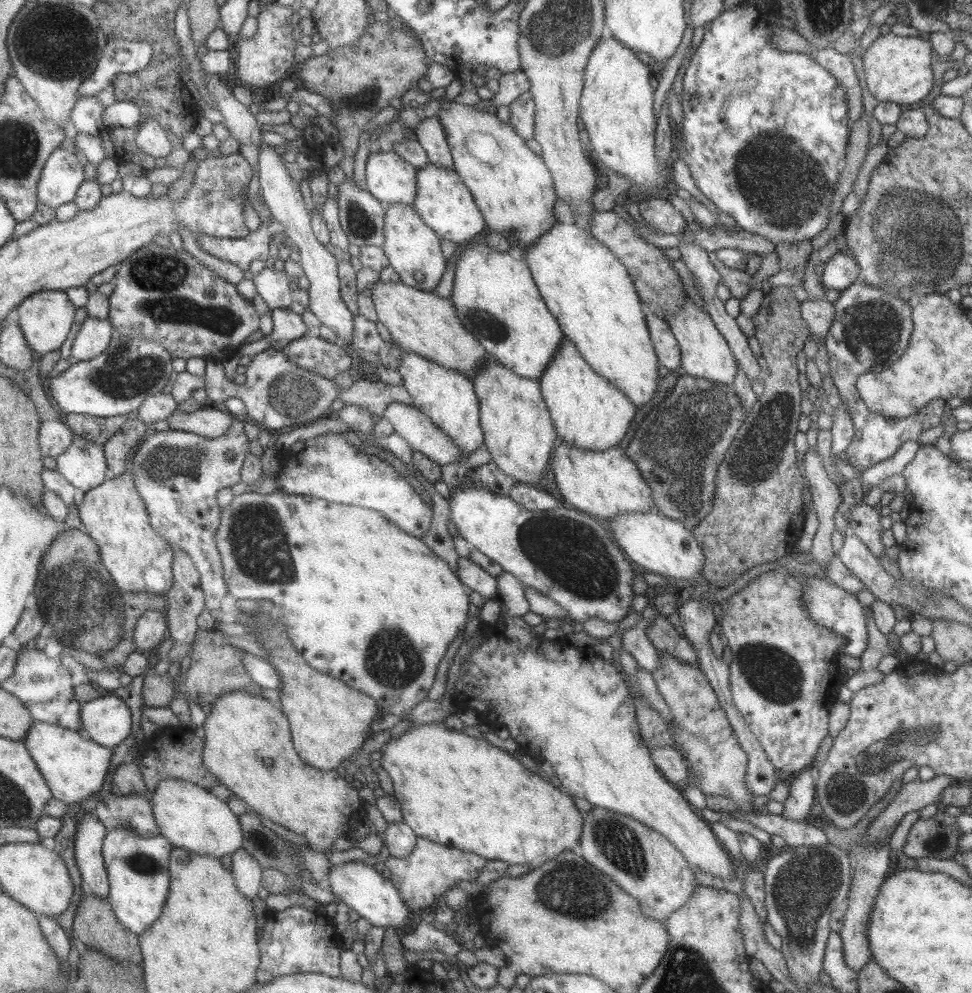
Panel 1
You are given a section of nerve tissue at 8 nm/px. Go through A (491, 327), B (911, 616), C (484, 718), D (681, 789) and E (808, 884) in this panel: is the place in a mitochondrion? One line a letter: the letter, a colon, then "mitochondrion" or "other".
A: mitochondrion
B: other
C: other
D: other
E: mitochondrion

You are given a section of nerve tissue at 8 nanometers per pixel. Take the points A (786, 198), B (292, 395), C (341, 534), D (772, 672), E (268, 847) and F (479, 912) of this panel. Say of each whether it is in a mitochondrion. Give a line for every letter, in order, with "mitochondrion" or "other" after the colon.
A: mitochondrion
B: mitochondrion
C: other
D: mitochondrion
E: mitochondrion
F: other

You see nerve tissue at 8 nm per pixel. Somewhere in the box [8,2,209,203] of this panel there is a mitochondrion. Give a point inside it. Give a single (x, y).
(35, 51)

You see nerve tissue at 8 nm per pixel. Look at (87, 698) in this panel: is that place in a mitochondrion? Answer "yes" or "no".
no

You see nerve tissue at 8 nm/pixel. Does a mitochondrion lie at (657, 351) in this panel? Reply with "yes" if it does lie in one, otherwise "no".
no

